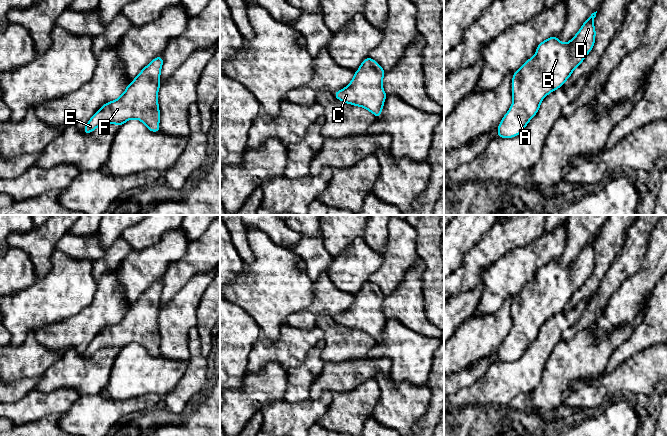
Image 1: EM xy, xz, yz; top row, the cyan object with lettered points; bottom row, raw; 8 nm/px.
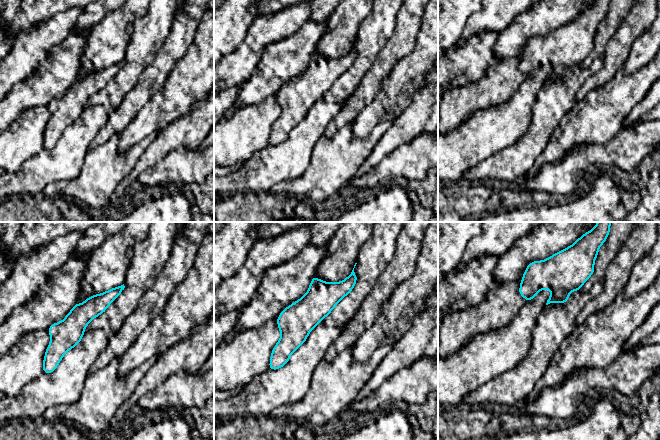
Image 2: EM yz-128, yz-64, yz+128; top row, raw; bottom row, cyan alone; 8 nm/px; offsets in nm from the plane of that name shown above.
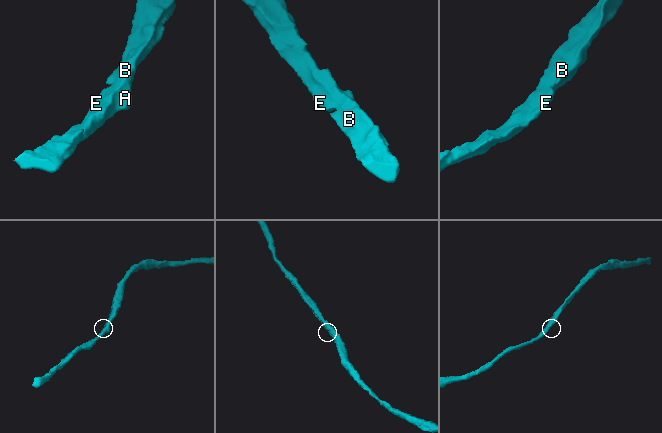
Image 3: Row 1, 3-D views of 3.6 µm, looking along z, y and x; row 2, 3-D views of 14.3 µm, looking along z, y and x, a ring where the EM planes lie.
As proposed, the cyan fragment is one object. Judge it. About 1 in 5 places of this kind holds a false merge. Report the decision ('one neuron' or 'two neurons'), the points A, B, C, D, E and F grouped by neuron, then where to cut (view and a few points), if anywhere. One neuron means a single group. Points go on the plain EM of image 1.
one neuron; groups A B C D E F; cut none

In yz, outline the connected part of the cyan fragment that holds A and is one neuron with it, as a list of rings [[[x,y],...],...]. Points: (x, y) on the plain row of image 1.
[[[596,237],[588,241],[568,267],[562,267],[554,259],[538,268],[536,278],[514,296],[513,327],[499,348],[499,361],[518,360],[536,339],[541,325],[562,311],[573,294],[586,282],[595,267],[593,244]]]

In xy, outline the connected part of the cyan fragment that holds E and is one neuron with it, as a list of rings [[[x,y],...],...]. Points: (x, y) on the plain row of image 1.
[[[161,280],[154,282],[128,308],[118,323],[104,328],[90,342],[83,356],[90,358],[105,347],[121,350],[130,343],[138,343],[151,356],[159,356],[160,335],[157,320],[163,286]]]

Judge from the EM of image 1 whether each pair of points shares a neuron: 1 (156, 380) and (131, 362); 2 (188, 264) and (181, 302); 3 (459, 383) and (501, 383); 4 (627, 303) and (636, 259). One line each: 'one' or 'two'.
1: one
2: two
3: two
4: two

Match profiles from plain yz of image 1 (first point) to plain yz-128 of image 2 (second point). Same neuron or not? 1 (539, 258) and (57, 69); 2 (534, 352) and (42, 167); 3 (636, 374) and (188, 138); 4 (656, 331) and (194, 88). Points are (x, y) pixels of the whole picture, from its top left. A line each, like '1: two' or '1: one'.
1: one
2: one
3: two
4: two

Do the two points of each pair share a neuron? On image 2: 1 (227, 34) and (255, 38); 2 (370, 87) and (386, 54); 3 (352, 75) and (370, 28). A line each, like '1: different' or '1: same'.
1: different
2: same
3: same

